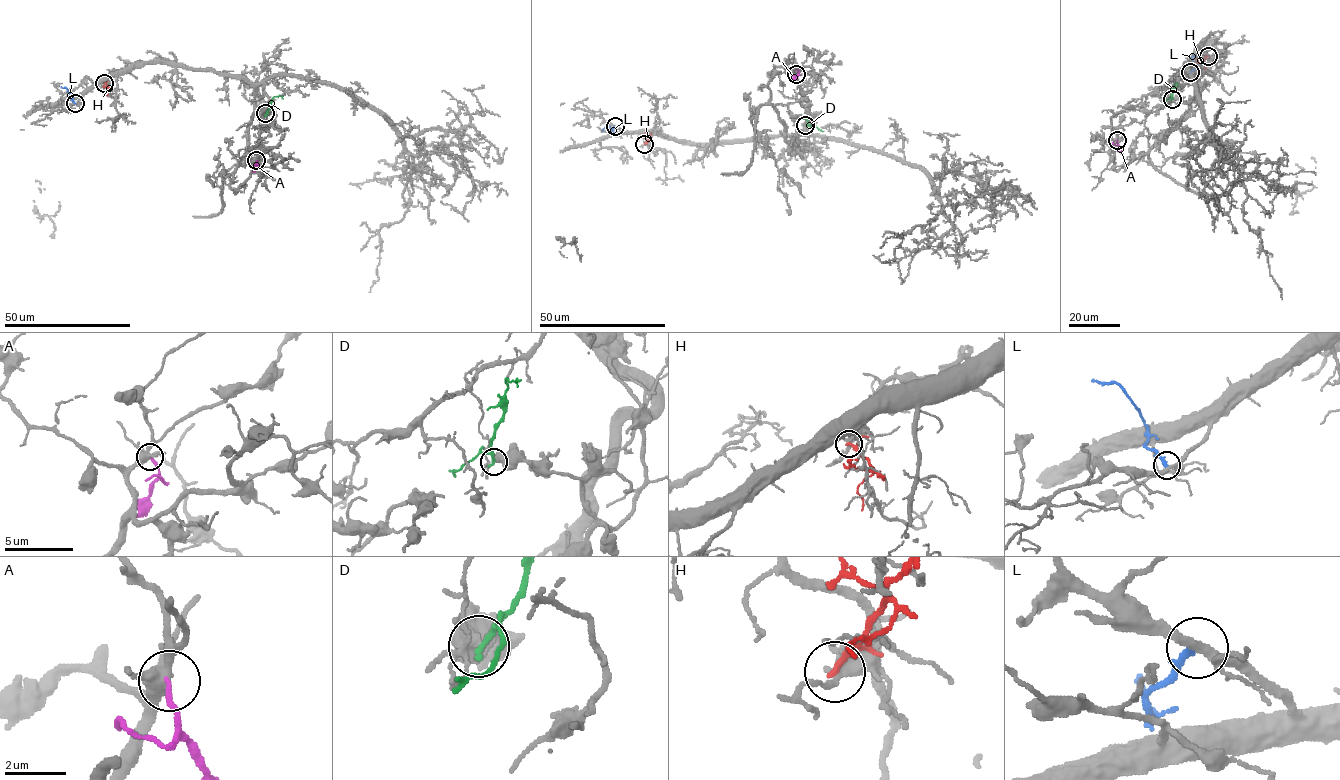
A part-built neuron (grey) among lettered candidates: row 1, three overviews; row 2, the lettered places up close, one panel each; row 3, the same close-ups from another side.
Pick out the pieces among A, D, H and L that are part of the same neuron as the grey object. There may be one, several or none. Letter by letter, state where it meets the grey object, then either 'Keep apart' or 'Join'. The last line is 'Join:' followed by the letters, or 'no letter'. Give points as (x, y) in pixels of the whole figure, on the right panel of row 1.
A: Touches grey at (1117, 140). Keep apart
D: Touches grey at (1172, 99). Keep apart
H: Touches grey at (1208, 56). Keep apart
L: Touches grey at (1190, 72). Keep apart
Join: no letter

